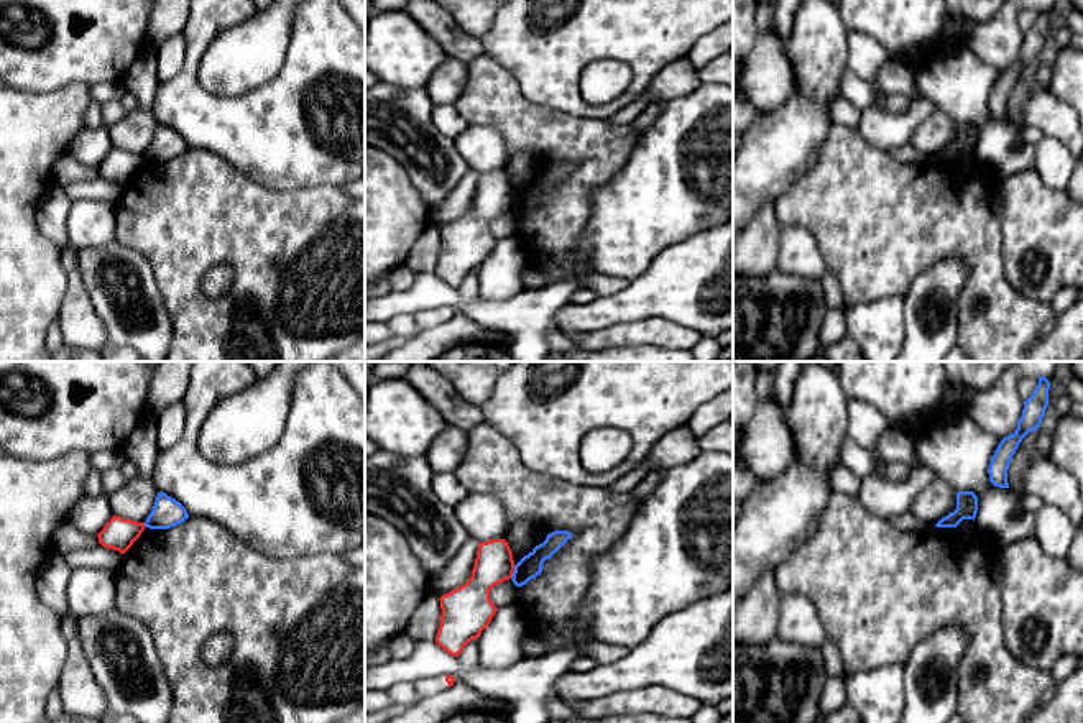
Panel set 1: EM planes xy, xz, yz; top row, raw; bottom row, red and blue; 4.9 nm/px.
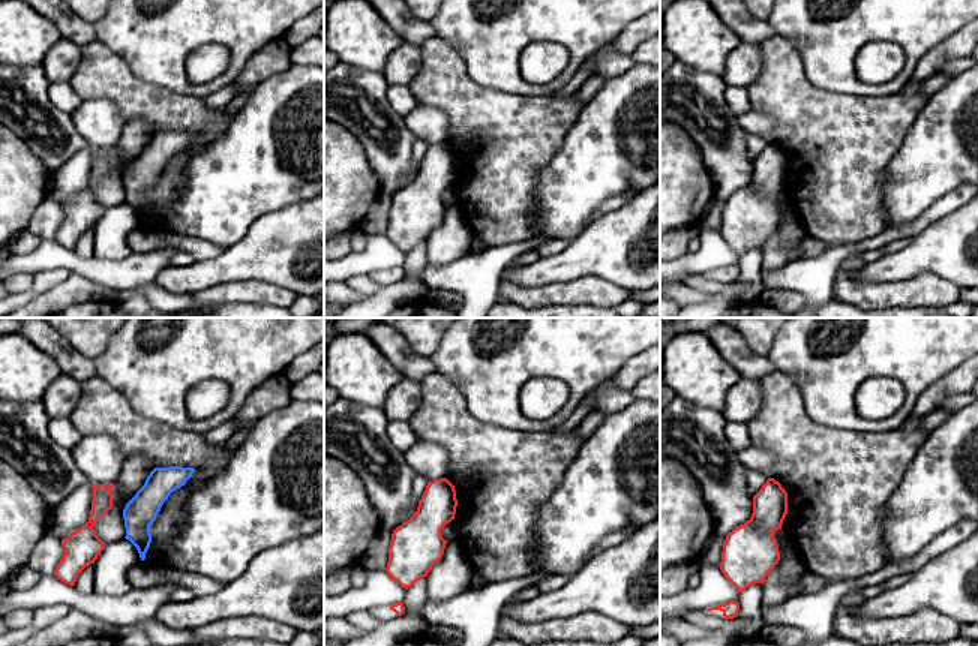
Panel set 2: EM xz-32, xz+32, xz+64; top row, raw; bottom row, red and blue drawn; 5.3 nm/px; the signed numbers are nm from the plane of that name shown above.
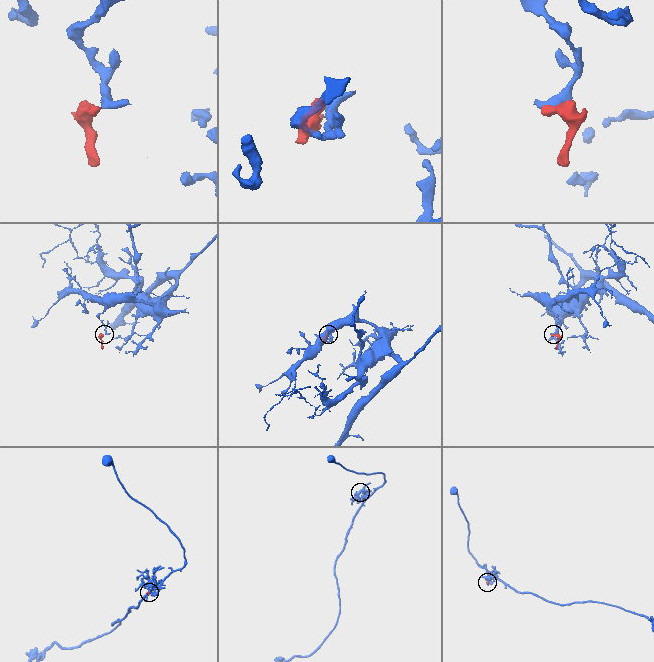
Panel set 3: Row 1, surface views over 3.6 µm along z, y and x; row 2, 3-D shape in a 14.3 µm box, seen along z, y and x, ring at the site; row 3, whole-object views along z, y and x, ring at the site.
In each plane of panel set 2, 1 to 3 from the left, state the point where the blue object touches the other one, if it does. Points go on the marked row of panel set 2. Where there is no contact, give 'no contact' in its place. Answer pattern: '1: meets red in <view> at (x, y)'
1: no contact
2: no contact
3: no contact

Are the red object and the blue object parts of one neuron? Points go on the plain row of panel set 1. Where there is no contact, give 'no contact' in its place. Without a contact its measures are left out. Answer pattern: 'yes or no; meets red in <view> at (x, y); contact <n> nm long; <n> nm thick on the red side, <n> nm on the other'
no; meets red in xz at (513, 202); contact 70 nm long; 190 nm thick on the red side, 110 nm on the other

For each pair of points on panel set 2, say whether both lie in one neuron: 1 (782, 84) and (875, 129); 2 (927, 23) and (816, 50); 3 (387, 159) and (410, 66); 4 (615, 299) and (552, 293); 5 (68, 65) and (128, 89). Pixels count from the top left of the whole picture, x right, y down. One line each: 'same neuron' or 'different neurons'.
1: same neuron
2: same neuron
3: different neurons
4: same neuron
5: different neurons

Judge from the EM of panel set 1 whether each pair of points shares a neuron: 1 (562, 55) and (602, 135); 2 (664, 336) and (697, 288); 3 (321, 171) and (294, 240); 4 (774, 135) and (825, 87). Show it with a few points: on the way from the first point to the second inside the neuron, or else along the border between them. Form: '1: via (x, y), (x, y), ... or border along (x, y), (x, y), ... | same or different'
1: border along (556, 110), (566, 115), (608, 120) | different
2: border along (633, 321), (669, 319), (704, 336) | different
3: border along (342, 188), (299, 186), (278, 191) | different
4: via (788, 125), (812, 101) | same

